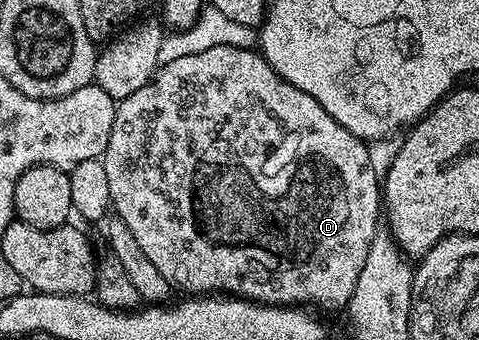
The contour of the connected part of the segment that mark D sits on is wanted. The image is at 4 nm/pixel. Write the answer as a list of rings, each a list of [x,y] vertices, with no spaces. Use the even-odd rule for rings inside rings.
[[[233,46],[211,47],[207,51],[200,51],[195,55],[186,55],[181,59],[174,60],[168,66],[160,68],[153,79],[155,80],[155,93],[171,93],[171,105],[167,105],[167,117],[163,117],[163,101],[159,101],[159,97],[155,97],[155,105],[159,105],[159,109],[155,109],[155,137],[147,137],[147,149],[135,149],[135,169],[105,169],[105,176],[109,179],[112,210],[129,226],[129,231],[133,231],[137,244],[141,246],[141,251],[145,251],[145,255],[149,255],[149,263],[153,263],[153,267],[157,267],[157,271],[161,271],[161,275],[165,275],[165,279],[176,290],[184,289],[182,292],[187,295],[227,294],[242,297],[244,301],[258,301],[260,305],[289,305],[292,307],[298,306],[300,303],[307,303],[303,301],[316,301],[323,309],[346,310],[351,304],[353,287],[357,287],[361,267],[365,267],[365,258],[369,255],[369,243],[373,243],[373,235],[380,228],[381,177],[380,174],[373,171],[373,163],[369,163],[368,142],[353,135],[345,127],[341,127],[341,123],[337,123],[337,119],[333,119],[333,115],[329,115],[329,111],[325,111],[325,107],[321,107],[321,103],[317,103],[317,99],[313,95],[305,95],[305,91],[293,87],[293,83],[281,79],[281,75],[277,75],[277,71],[273,71],[273,67],[269,67],[262,52],[255,49],[242,49]]]

